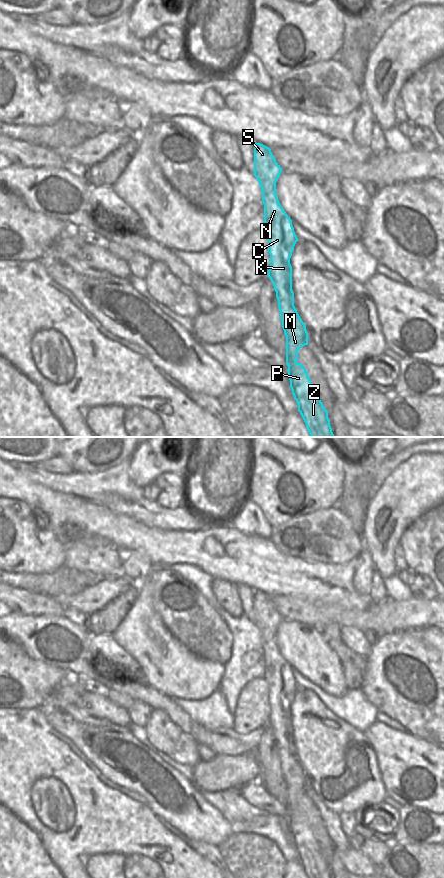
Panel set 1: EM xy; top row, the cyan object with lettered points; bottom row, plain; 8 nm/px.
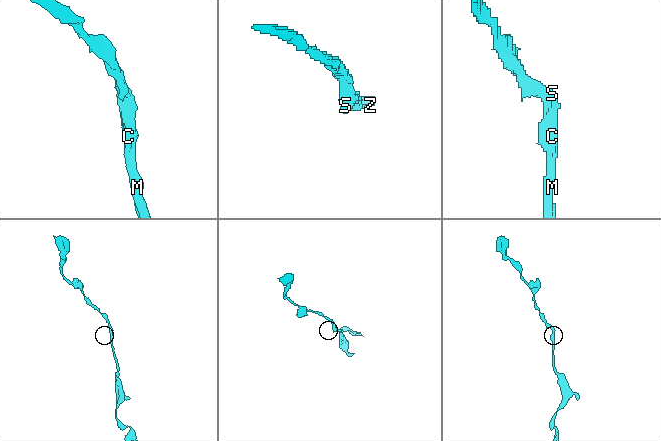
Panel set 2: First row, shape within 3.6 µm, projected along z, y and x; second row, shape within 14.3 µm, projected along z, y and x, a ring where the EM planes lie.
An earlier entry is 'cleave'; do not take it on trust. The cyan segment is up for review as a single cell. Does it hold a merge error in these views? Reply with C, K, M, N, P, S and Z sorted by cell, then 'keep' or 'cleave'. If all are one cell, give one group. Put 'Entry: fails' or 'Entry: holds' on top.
Entry: fails
C K M N P S Z | keep

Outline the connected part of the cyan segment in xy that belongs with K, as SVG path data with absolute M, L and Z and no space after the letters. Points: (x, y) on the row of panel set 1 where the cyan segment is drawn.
M254 143L254 176L262 190L264 204L264 230L268 236L270 278L280 310L280 320L286 336L286 364L294 399L298 404L311 437L334 437L328 411L324 408L309 376L301 363L297 363L298 350L308 345L308 332L294 306L292 266L290 258L298 238L292 220L282 208L276 194L276 182L282 168L271 149Z

